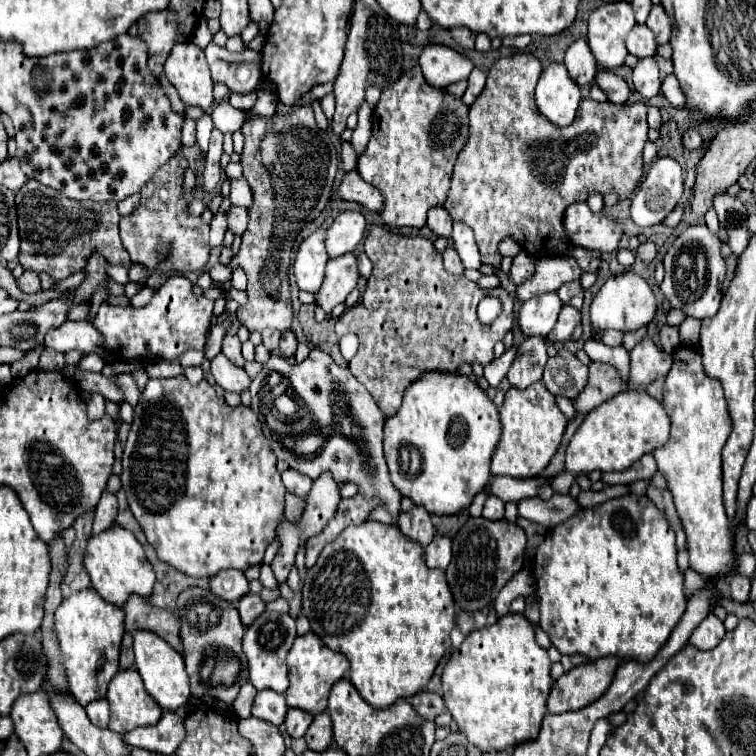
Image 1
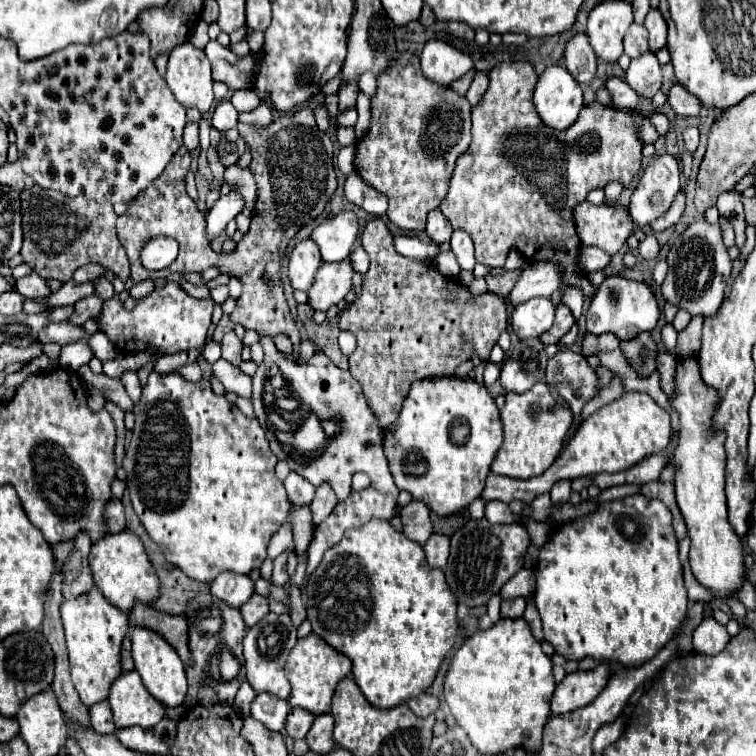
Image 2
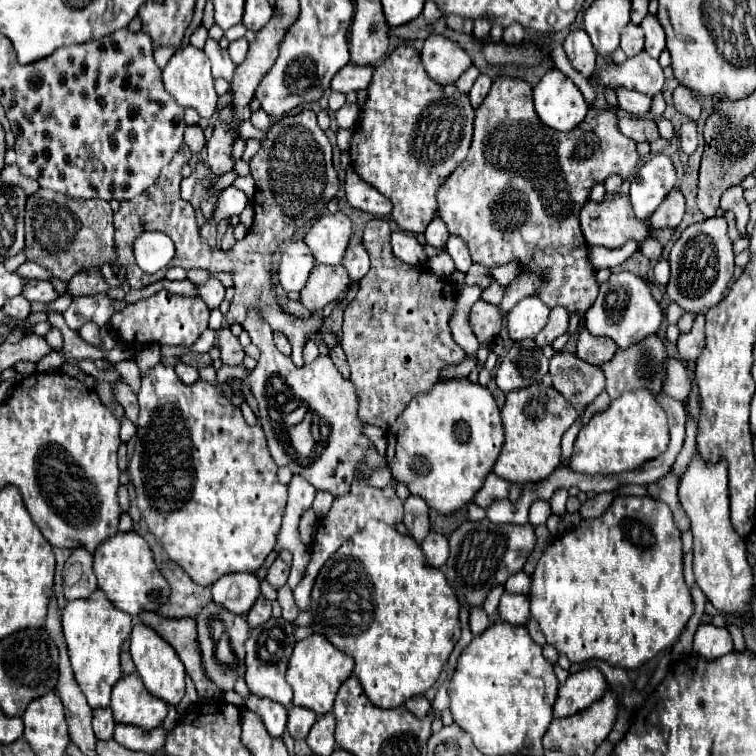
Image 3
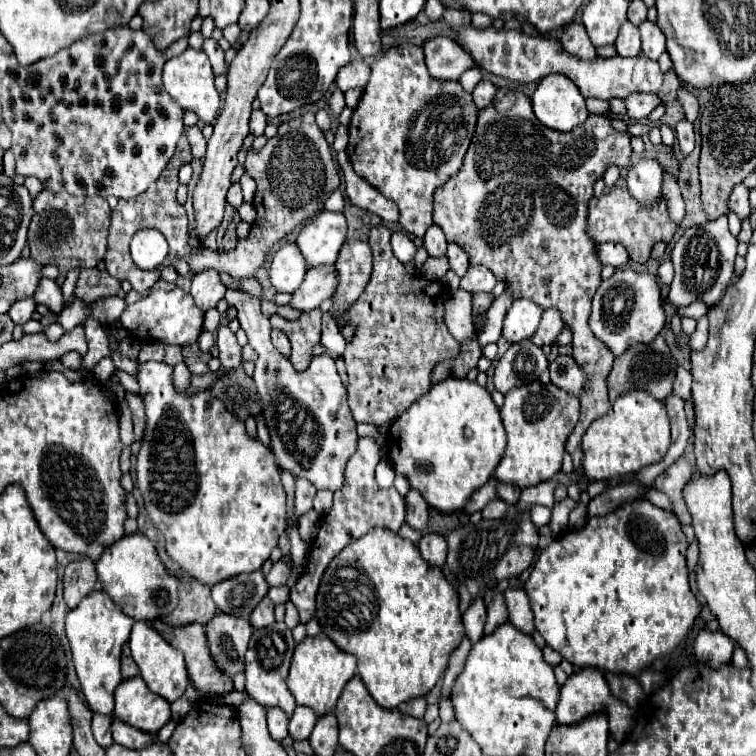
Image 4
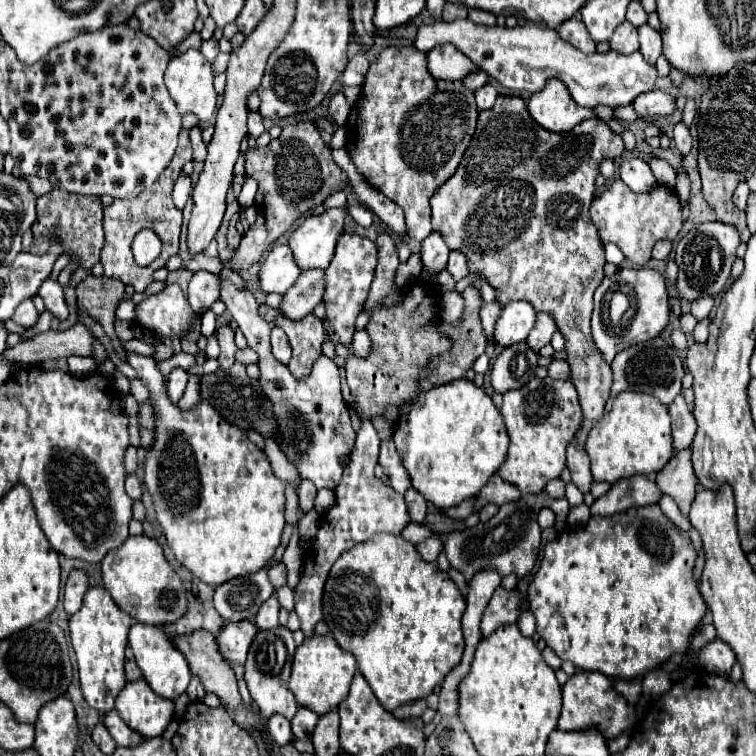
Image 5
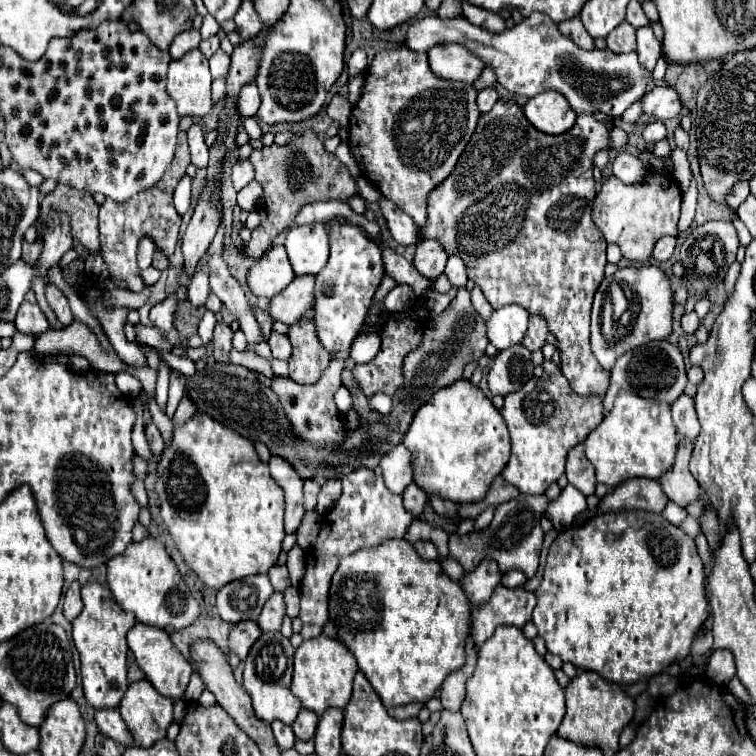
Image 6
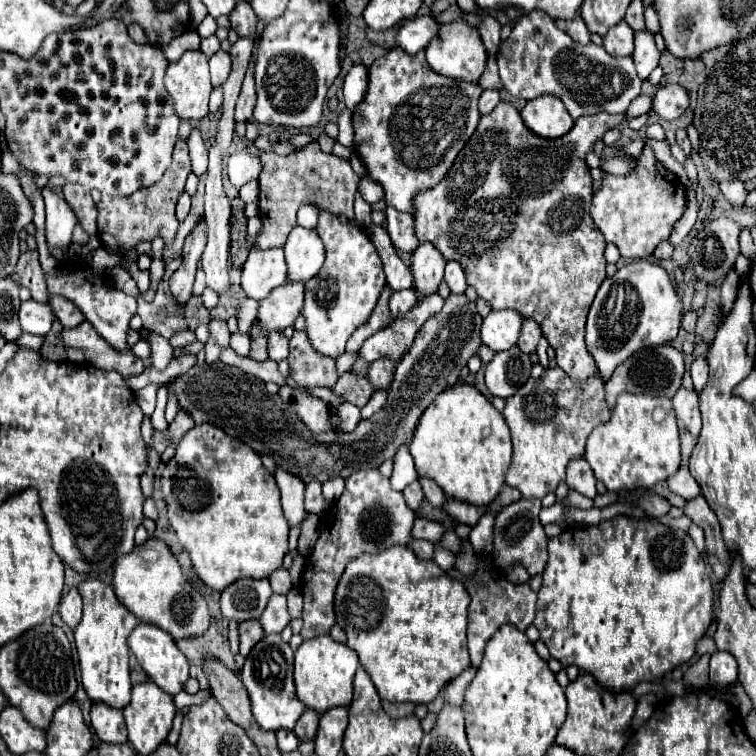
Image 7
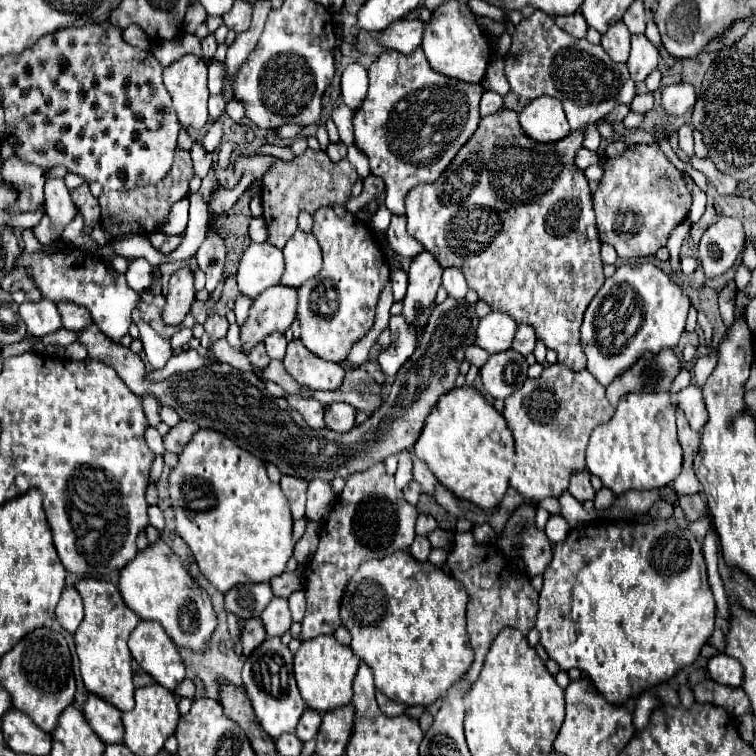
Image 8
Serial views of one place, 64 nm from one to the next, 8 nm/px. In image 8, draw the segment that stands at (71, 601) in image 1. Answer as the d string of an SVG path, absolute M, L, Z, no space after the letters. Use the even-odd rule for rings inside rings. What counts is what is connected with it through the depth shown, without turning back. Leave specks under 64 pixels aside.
M78 578L74 582L74 588L84 600L84 620L74 634L84 686L90 694L100 696L102 700L116 706L120 712L128 712L134 708L134 684L130 668L132 654L126 642L132 628L138 626L140 618L124 604L118 586L114 586L112 582L96 578Z

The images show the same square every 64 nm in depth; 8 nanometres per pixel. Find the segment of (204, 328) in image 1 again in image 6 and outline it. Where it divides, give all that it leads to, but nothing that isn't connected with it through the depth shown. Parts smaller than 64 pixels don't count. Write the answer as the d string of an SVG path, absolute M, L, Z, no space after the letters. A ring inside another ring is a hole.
M168 296L164 302L156 304L152 310L150 310L150 320L152 324L162 330L162 332L168 332L170 328L174 328L174 312L176 312L176 306L178 306L178 300L176 296Z

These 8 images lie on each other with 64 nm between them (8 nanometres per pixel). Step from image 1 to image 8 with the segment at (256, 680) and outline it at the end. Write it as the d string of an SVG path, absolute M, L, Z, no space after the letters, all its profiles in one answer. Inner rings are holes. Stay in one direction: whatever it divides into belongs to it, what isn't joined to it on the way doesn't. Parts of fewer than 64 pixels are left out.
M280 638L264 640L262 646L258 646L246 658L246 664L242 670L242 680L244 680L246 694L252 702L252 708L254 708L254 714L256 714L260 726L268 732L268 736L274 742L282 734L296 730L300 716L306 710L306 702L302 700L302 696L296 688L296 680L294 680L294 672L292 672L292 654L290 654L288 646L284 646L280 642Z

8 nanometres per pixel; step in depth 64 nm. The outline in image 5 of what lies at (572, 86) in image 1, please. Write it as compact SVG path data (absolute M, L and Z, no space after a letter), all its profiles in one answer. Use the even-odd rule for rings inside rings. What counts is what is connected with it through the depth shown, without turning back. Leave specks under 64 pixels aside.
M550 80L542 92L532 94L526 108L534 122L550 132L570 132L582 118L596 116L594 110L578 108L578 104L570 100L566 88L556 80Z

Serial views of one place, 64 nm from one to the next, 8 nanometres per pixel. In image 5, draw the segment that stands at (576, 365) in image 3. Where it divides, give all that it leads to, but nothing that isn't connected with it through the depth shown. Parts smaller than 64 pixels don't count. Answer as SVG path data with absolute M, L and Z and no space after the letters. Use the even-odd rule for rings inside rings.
M552 360L548 366L548 376L554 380L570 380L570 368L566 360Z

